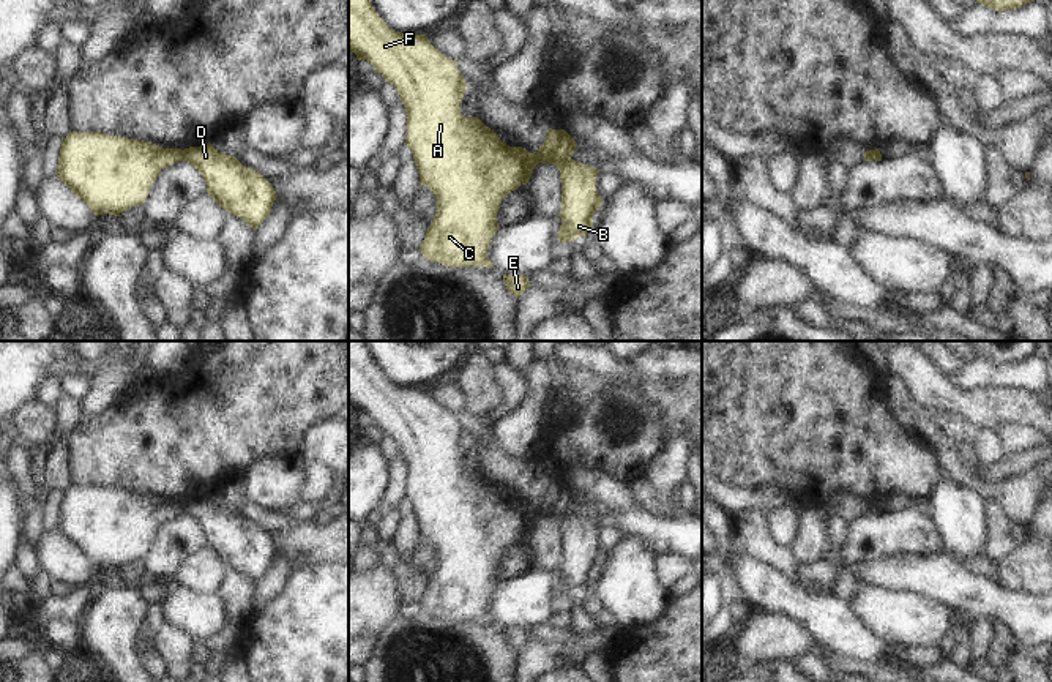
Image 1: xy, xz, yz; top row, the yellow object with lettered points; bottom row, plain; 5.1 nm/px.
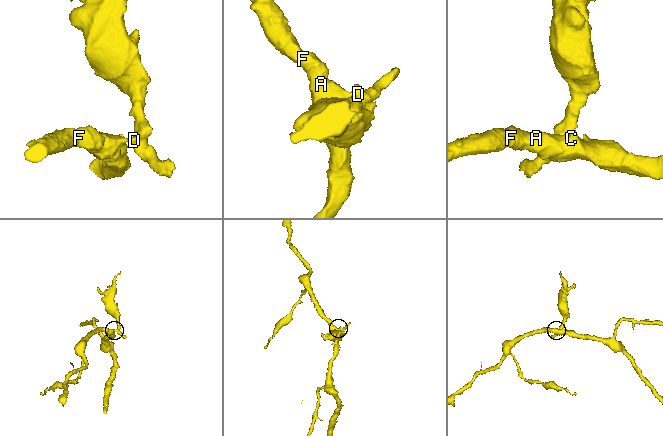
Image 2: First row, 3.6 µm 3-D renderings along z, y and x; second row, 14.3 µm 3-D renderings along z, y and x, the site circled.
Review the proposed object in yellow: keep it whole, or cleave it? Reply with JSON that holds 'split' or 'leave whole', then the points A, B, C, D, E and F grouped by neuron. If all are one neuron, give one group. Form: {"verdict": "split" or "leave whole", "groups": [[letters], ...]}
{"verdict": "split", "groups": [["A", "C", "E", "F"], ["B", "D"]]}

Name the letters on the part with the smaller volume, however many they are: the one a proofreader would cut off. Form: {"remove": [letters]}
{"remove": ["B", "D"]}

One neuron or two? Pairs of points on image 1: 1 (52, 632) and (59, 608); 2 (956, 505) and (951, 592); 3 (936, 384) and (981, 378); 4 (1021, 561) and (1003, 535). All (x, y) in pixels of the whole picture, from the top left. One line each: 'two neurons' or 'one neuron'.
1: two neurons
2: two neurons
3: two neurons
4: two neurons

